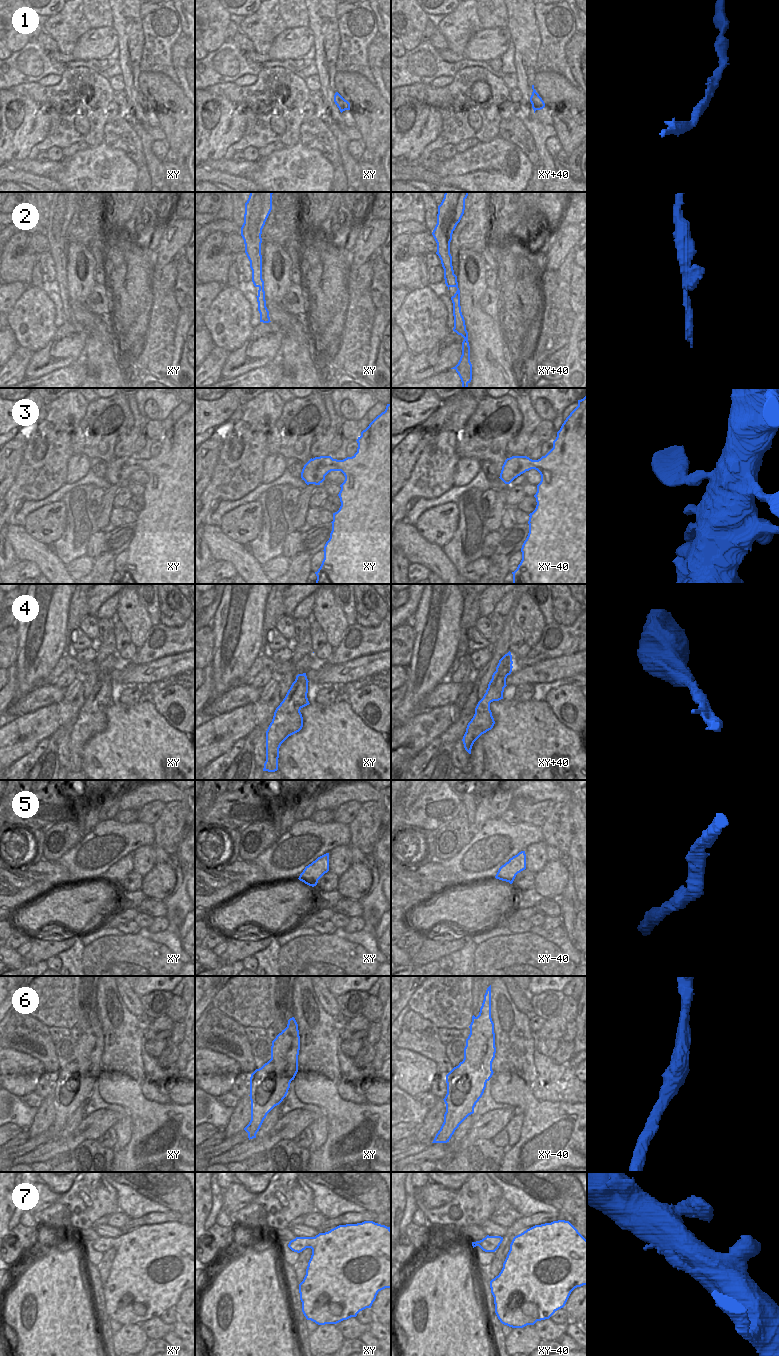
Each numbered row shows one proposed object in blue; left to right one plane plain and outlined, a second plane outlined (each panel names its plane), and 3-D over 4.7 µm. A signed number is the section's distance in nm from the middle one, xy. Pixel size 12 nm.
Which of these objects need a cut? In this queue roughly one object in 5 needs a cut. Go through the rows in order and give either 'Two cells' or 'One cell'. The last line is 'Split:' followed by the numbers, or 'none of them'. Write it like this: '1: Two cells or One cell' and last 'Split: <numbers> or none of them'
1: One cell
2: One cell
3: One cell
4: One cell
5: One cell
6: One cell
7: One cell
Split: none of them

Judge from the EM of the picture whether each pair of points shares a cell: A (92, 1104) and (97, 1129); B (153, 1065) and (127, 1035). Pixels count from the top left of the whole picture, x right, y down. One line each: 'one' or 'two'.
A: two
B: two

